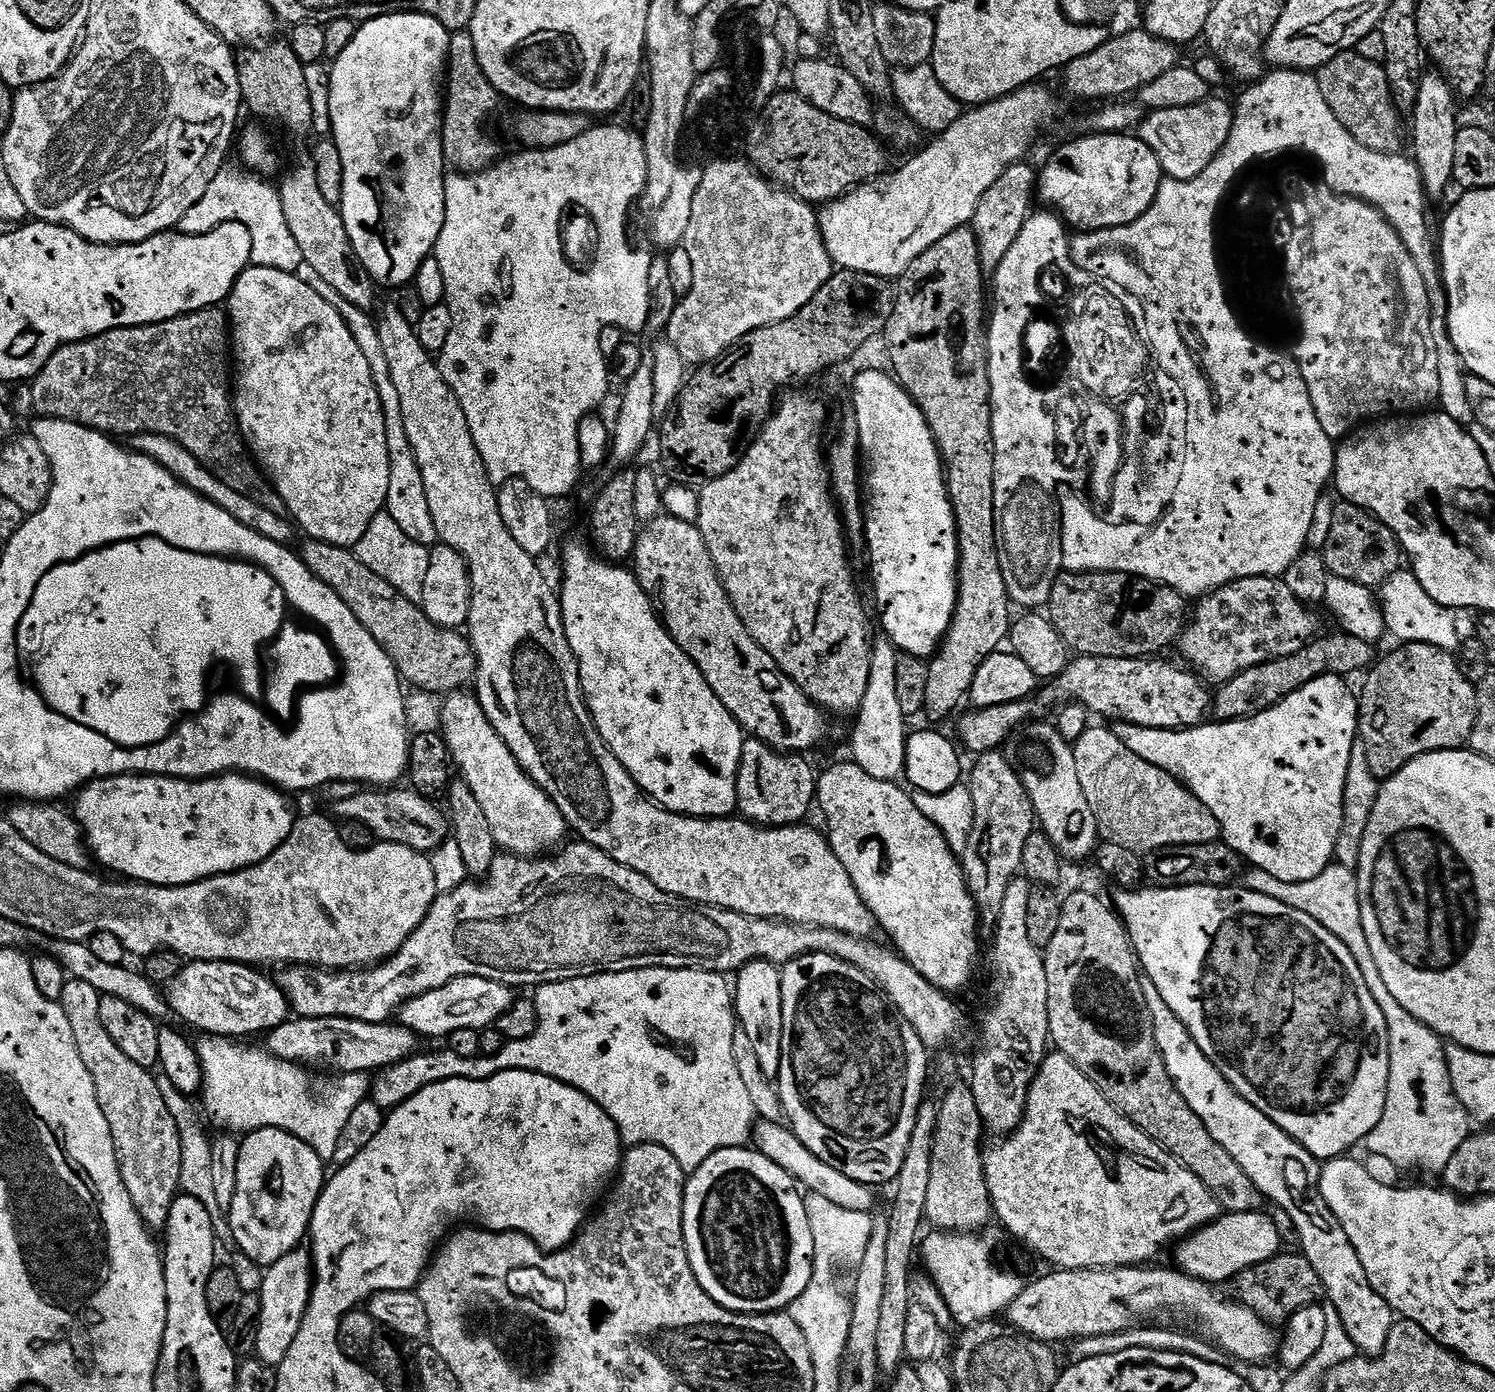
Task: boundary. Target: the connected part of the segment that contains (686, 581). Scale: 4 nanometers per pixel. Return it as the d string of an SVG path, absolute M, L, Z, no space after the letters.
M669 514L660 515L656 520L650 521L636 540L634 571L637 582L642 586L642 590L649 598L652 599L653 605L658 609L660 619L664 621L664 627L668 629L668 632L674 638L674 642L678 642L678 646L698 666L698 670L702 670L706 682L710 682L710 690L714 690L714 694L718 694L718 702L722 702L722 706L726 706L726 710L730 710L730 714L740 723L740 727L744 729L749 737L761 740L762 743L769 744L771 748L775 748L777 752L783 752L785 754L808 754L811 748L818 747L827 738L827 718L829 719L829 717L817 705L813 704L810 697L778 667L774 662L774 658L770 658L770 654L766 654L766 650L762 650L762 646L758 646L758 642L754 642L754 638L750 638L750 634L746 630L742 618L738 618L738 614L734 610L734 606L722 586L720 575L714 566L714 558L710 558L710 550L706 550L706 538L702 538L700 529L695 523L682 521L681 518L676 518Z

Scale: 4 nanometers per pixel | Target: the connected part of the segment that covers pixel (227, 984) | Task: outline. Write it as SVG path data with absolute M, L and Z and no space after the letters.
M194 960L185 963L180 976L174 978L166 988L169 1009L176 1012L200 1034L209 1036L227 1036L229 1038L248 1038L250 1034L272 1031L284 1024L290 1016L288 1000L277 981L272 981L258 973L255 967L247 964L232 964L229 960Z

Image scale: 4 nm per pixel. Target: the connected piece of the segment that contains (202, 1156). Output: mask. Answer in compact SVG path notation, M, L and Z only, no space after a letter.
M163 1073L156 1076L158 1088L165 1099L166 1106L169 1107L170 1114L174 1117L175 1125L178 1126L179 1141L182 1142L182 1171L180 1173L181 1191L194 1198L198 1198L206 1210L210 1212L216 1232L216 1241L219 1247L232 1254L239 1251L237 1243L234 1242L234 1232L228 1228L228 1221L224 1217L224 1210L217 1203L214 1187L214 1166L213 1166L213 1148L210 1135L208 1136L199 1107L192 1104L191 1097L184 1096L170 1078L166 1078Z

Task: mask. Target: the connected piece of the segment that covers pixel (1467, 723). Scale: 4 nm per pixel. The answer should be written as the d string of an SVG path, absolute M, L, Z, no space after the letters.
M1401 643L1400 648L1393 650L1373 663L1367 673L1368 681L1364 689L1359 689L1358 703L1360 718L1358 721L1358 738L1366 746L1366 762L1370 762L1370 770L1378 778L1392 776L1402 766L1406 766L1414 758L1431 752L1454 752L1467 745L1472 727L1476 721L1477 685L1471 684L1464 677L1457 658L1451 652L1444 652L1438 646L1429 644Z

